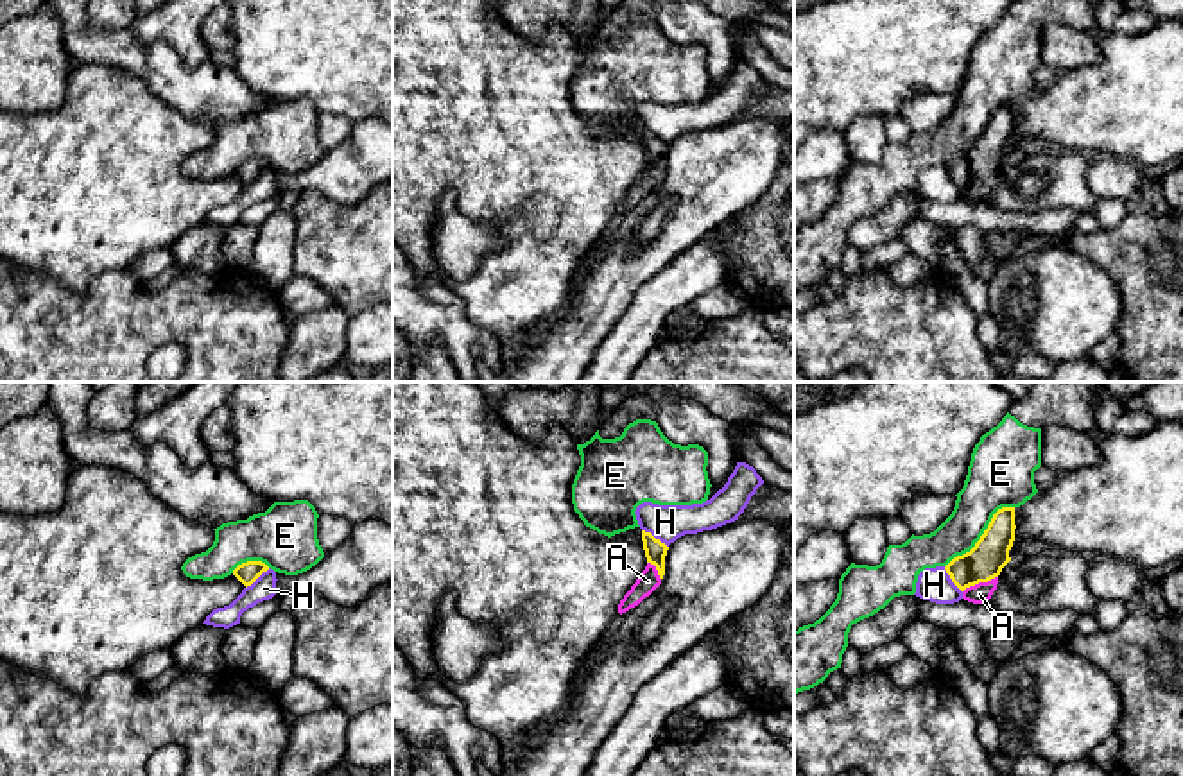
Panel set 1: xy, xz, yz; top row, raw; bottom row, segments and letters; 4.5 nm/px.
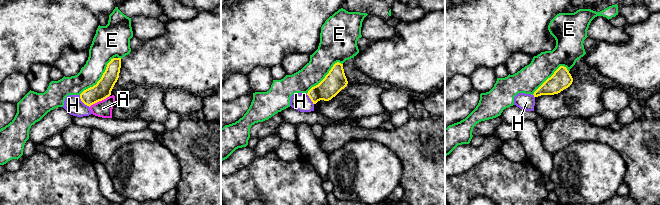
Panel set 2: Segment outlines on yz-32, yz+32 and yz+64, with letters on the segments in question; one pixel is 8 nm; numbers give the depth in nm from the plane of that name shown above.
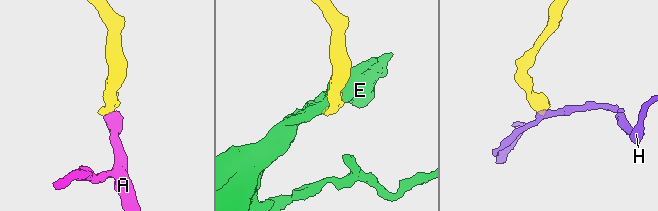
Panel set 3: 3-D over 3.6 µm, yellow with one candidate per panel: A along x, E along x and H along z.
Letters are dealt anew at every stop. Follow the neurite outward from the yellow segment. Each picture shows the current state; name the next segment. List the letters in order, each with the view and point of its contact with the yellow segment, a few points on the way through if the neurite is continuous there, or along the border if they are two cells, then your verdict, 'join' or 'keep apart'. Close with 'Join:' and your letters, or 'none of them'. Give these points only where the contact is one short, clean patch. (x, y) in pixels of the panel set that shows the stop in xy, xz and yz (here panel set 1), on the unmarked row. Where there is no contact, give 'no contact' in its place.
A: meets yellow in yz at (979, 180); runs through yz (984, 160), (979, 167), (979, 180), (979, 192); join
E: meets yellow in yz at (983, 133); keep apart
H: meets yellow in xz at (653, 135); border along xz (642, 128), (649, 129), (667, 146); keep apart
Join: A

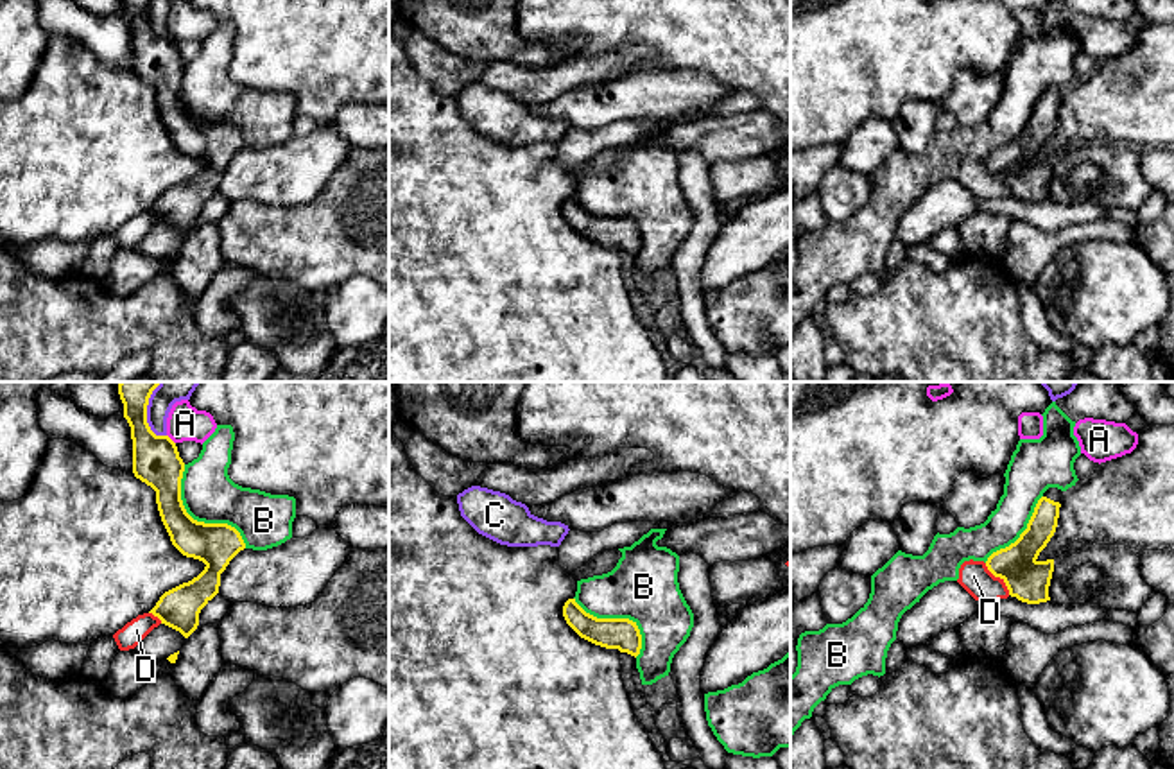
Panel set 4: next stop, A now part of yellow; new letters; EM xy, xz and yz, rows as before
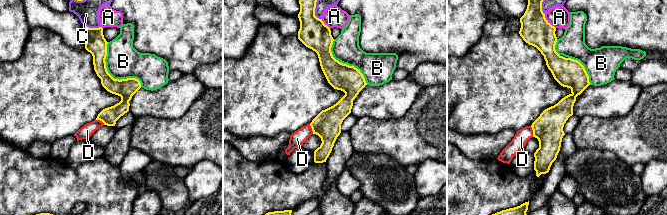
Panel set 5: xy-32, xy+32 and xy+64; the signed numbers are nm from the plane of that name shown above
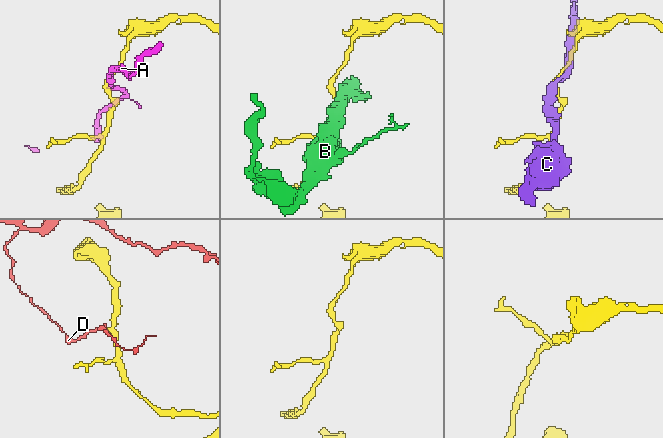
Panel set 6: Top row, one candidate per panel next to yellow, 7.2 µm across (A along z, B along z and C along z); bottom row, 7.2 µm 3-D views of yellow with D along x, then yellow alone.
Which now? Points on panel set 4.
A: meets yellow in xy at (171, 38); border along xy (167, 33), (174, 42); keep apart
B: meets yellow in xy at (196, 119); keep apart
C: meets yellow in xy at (147, 22); keep apart
D: meets yellow in yz at (999, 174); keep apart
Join: none of them

